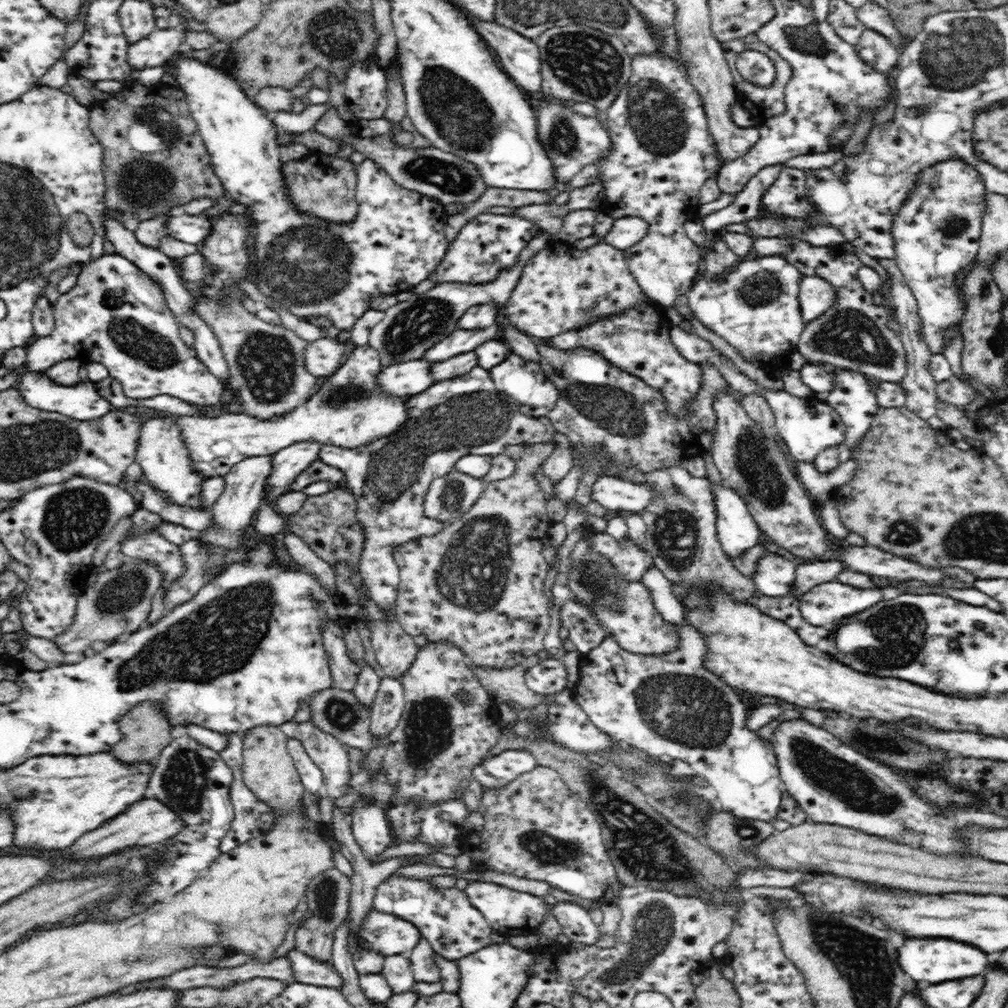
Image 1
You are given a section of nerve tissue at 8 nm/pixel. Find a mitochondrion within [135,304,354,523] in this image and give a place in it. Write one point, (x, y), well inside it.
(266, 360)

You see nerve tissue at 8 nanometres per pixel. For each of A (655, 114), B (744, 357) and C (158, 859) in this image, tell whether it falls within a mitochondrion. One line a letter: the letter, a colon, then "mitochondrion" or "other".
A: mitochondrion
B: other
C: other

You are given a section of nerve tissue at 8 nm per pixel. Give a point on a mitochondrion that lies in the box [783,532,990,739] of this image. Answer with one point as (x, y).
(894, 638)

